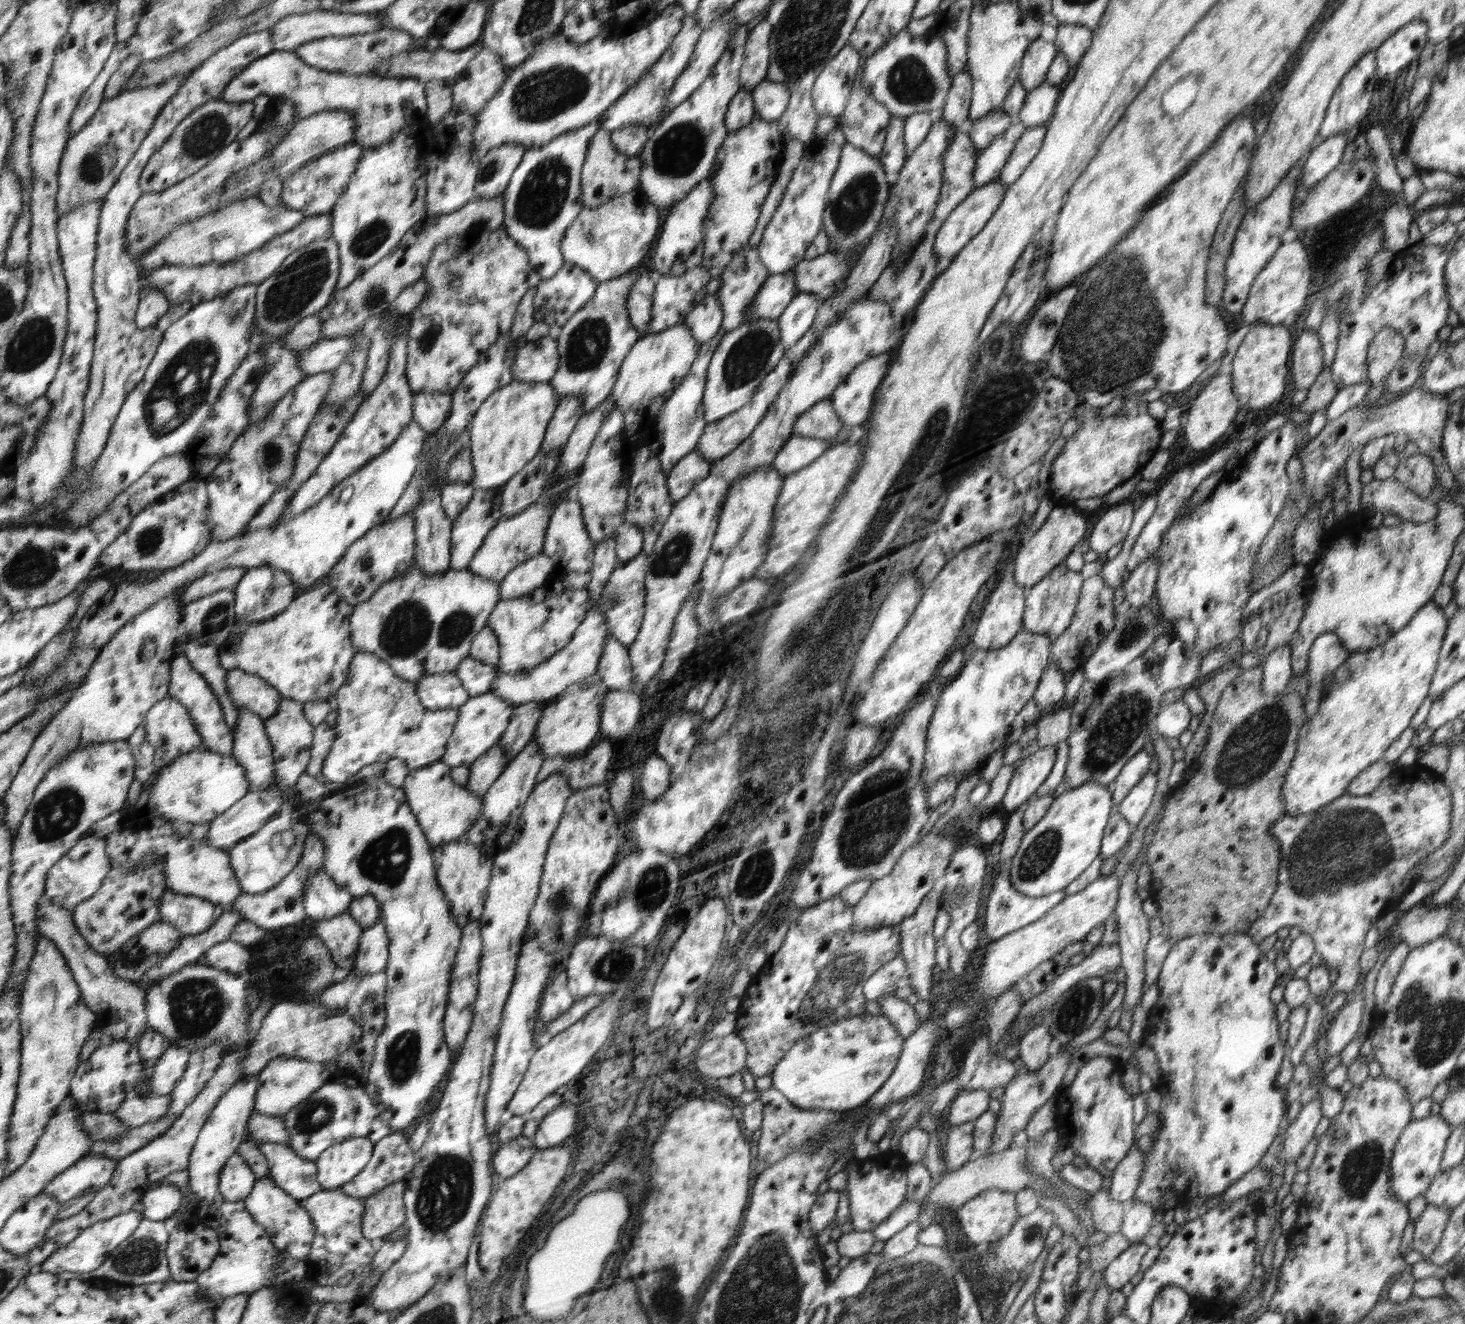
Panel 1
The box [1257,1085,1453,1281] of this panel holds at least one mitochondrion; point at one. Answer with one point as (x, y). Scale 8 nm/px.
(1361, 1168)

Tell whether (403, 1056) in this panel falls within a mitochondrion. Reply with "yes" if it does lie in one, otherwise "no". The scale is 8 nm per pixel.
yes

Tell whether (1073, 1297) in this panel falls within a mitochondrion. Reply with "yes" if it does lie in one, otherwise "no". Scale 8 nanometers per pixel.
no

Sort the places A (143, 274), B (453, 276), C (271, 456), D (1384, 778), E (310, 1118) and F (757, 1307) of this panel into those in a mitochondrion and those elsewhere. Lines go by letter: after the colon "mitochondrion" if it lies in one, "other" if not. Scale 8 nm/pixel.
A: other
B: mitochondrion
C: mitochondrion
D: other
E: mitochondrion
F: mitochondrion

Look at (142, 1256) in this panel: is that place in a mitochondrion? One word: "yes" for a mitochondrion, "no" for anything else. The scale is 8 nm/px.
yes

